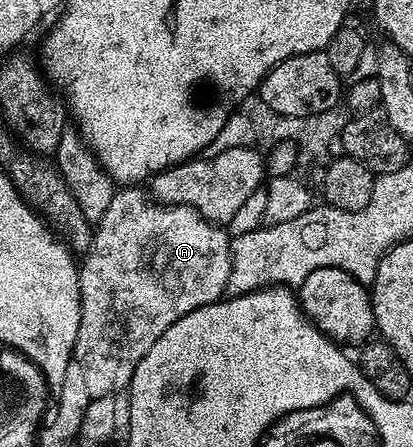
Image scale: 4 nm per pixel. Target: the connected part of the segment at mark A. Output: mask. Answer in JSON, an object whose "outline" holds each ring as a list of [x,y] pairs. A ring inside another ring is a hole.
{"outline":[[[120,187],[110,199],[110,207],[106,207],[106,215],[102,215],[100,221],[95,222],[91,230],[92,242],[88,245],[87,253],[83,254],[79,262],[80,270],[80,322],[78,323],[78,339],[74,350],[74,359],[82,367],[82,375],[86,382],[86,391],[90,391],[92,397],[110,397],[127,390],[130,379],[134,375],[134,367],[144,360],[146,351],[154,347],[154,342],[162,339],[166,327],[174,327],[182,315],[190,315],[198,307],[215,305],[225,296],[228,287],[228,272],[230,271],[230,259],[232,258],[232,246],[229,234],[224,234],[219,224],[210,222],[205,217],[195,213],[185,205],[162,205],[150,199],[147,192],[140,187]]]}

